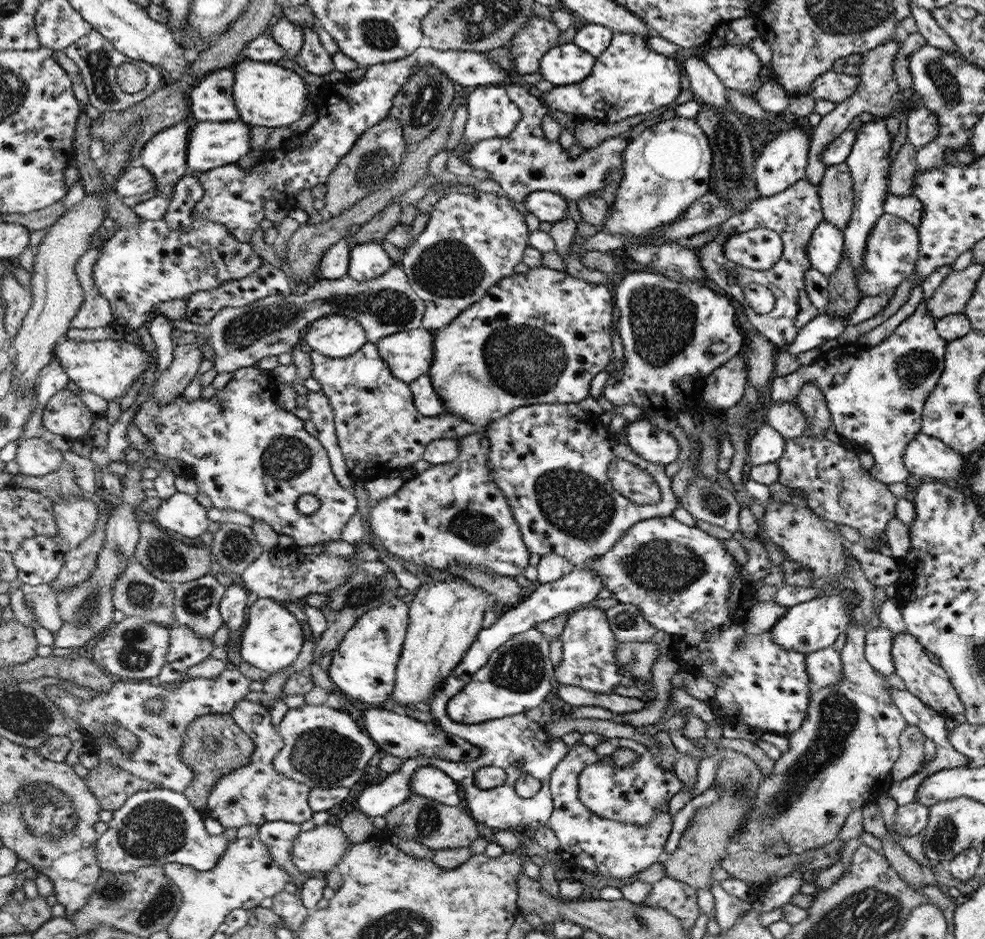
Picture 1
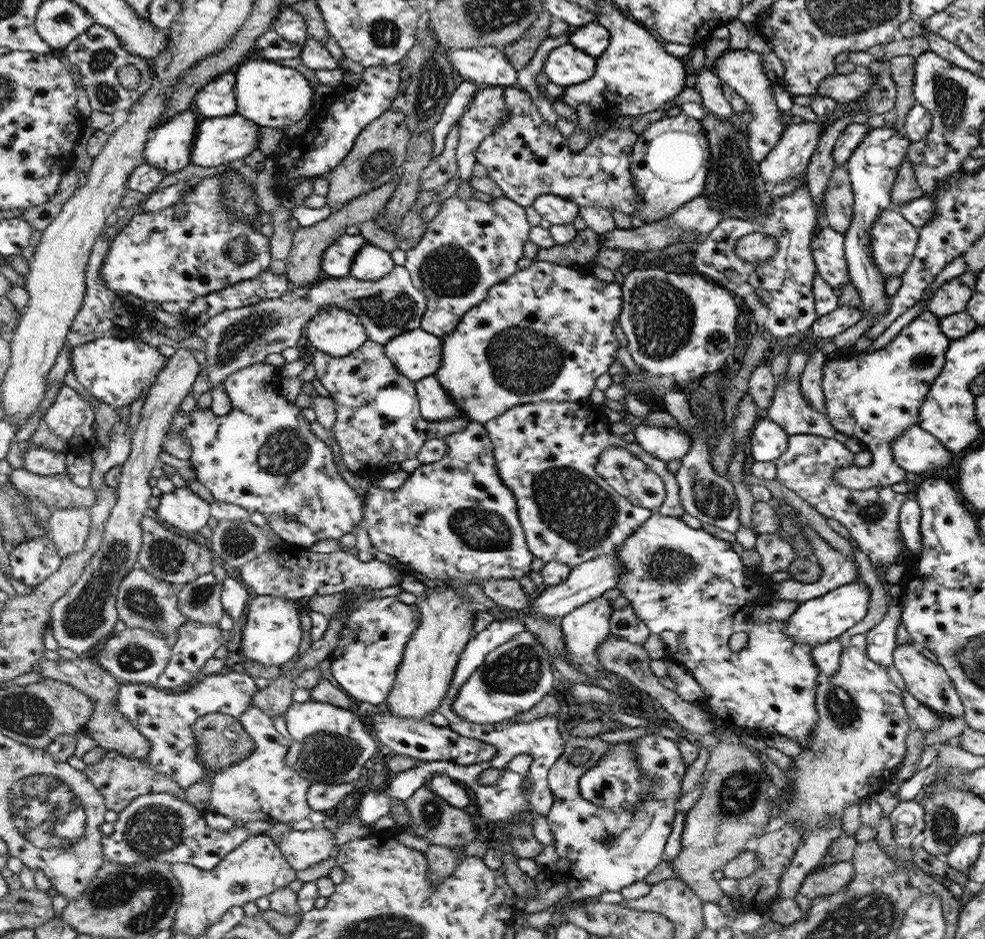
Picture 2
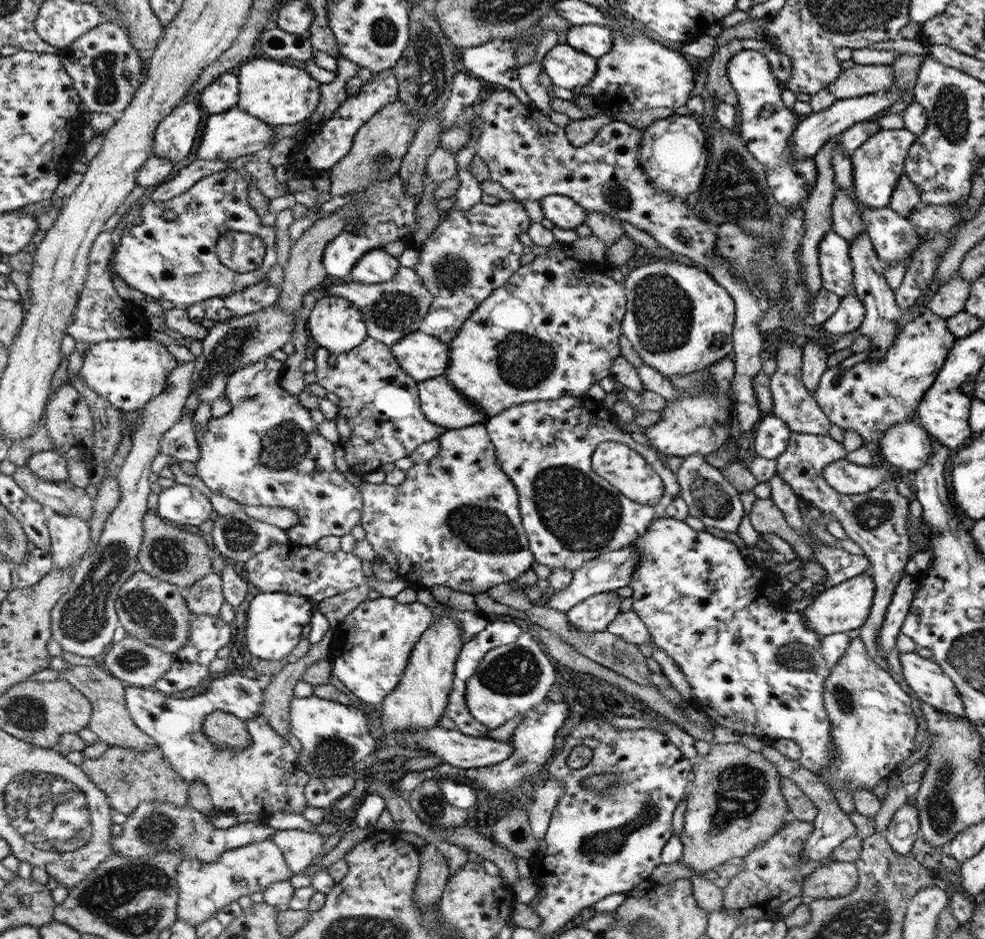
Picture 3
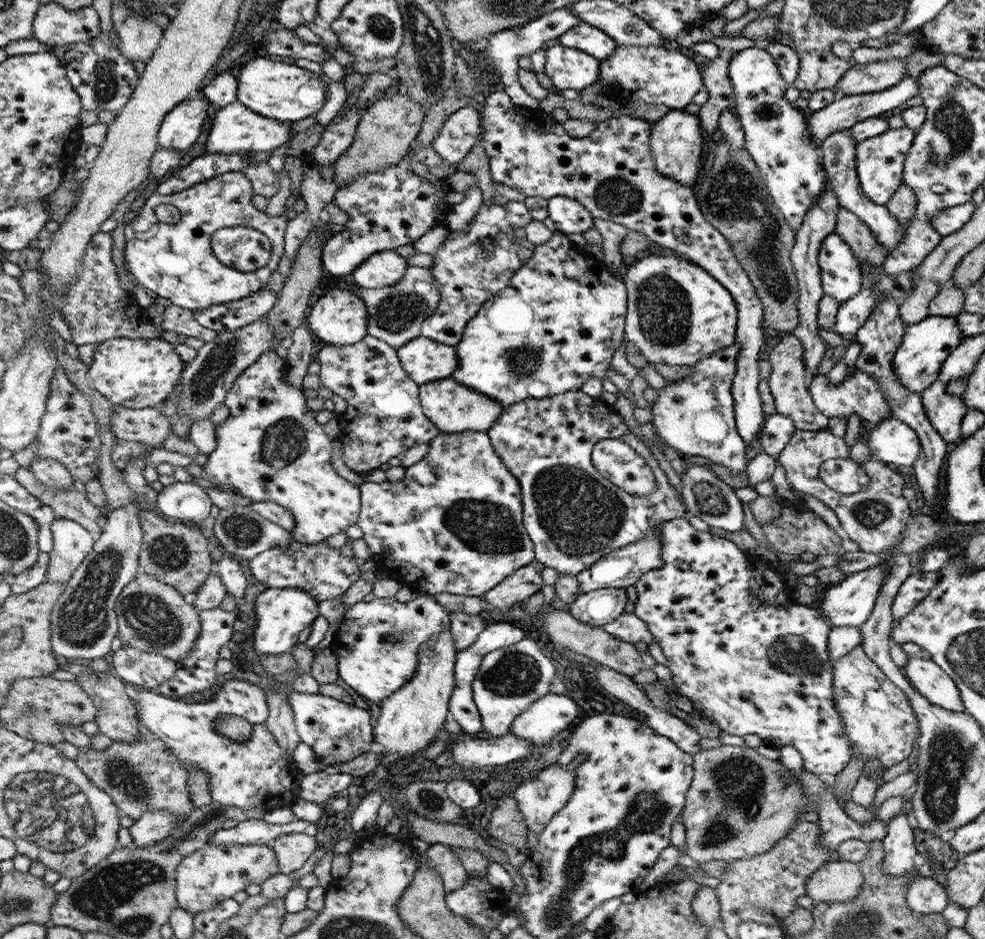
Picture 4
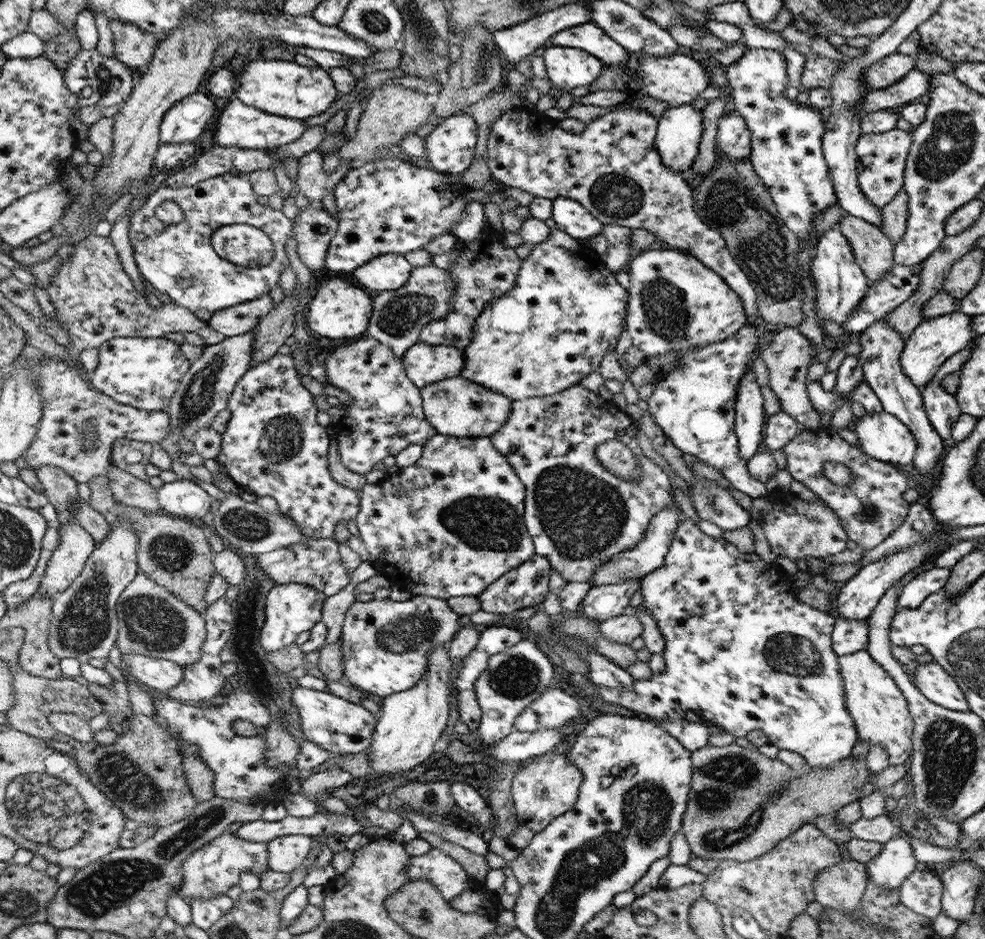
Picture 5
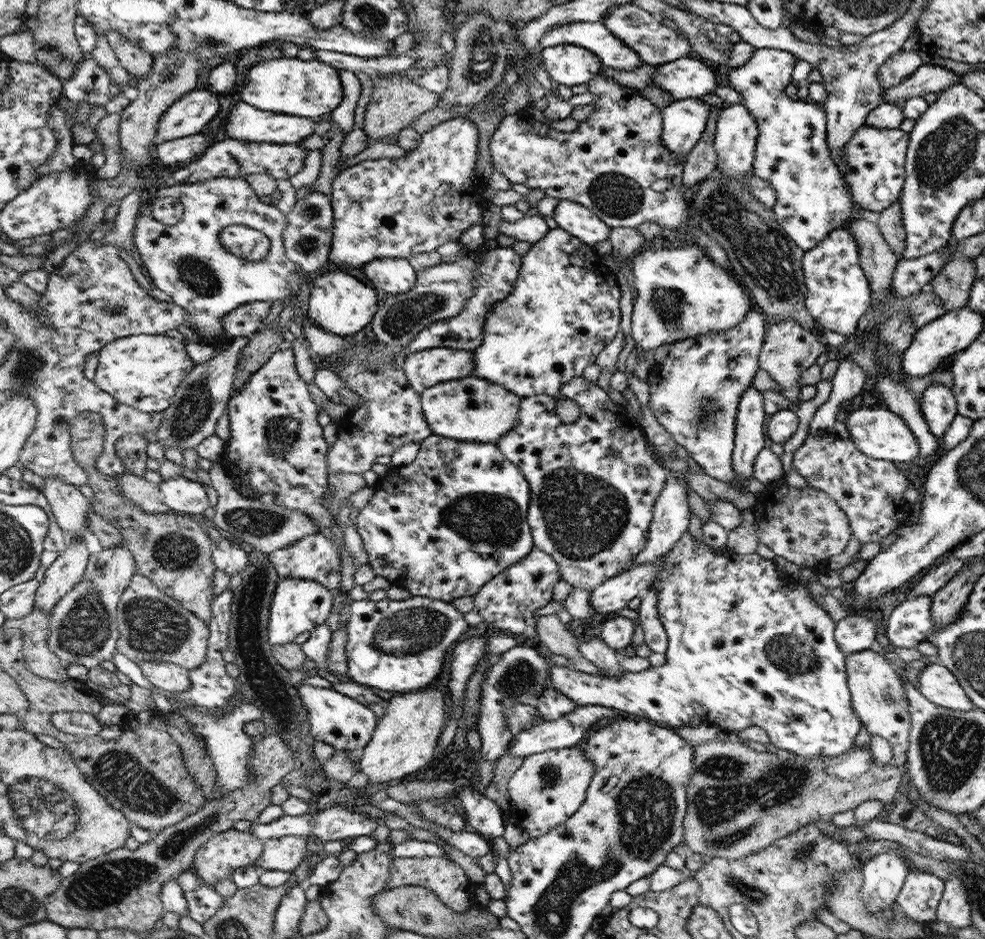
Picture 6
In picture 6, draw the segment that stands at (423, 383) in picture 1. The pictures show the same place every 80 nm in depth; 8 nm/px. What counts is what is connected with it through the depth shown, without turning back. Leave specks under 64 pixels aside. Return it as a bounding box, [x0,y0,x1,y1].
[422,375,522,445]

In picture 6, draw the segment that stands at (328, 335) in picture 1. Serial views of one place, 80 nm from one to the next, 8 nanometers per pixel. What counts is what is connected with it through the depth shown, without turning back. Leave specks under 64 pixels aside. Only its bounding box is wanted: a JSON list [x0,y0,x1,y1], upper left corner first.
[307,268,382,336]

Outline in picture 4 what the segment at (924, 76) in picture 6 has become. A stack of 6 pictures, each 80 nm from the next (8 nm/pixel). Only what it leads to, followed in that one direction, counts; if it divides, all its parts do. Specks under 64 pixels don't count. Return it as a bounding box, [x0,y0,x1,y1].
[807,76,919,146]

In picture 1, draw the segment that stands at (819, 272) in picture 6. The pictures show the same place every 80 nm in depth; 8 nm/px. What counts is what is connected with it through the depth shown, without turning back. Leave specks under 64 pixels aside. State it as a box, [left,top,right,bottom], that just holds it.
[807,220,844,279]

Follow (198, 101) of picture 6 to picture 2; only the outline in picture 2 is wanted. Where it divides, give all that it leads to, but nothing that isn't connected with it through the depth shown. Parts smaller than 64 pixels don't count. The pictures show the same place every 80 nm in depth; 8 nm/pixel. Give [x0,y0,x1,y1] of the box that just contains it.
[144,112,196,176]

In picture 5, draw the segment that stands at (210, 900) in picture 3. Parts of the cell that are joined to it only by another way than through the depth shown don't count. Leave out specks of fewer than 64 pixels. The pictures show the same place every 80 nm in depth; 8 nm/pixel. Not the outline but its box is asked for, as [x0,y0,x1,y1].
[178,831,270,904]

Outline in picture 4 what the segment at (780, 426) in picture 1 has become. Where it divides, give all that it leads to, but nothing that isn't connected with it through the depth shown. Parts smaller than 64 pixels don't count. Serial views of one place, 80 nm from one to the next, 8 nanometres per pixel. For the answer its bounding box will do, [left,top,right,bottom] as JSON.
[767,333,829,432]

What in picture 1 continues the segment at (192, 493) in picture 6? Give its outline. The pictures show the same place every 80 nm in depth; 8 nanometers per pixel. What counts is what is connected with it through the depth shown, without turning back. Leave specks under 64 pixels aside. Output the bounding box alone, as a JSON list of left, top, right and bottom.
[154,491,210,538]

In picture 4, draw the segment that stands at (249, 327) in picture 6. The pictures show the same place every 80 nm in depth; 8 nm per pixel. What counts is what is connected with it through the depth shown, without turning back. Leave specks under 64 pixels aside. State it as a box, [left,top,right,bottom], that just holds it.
[193,287,275,332]

